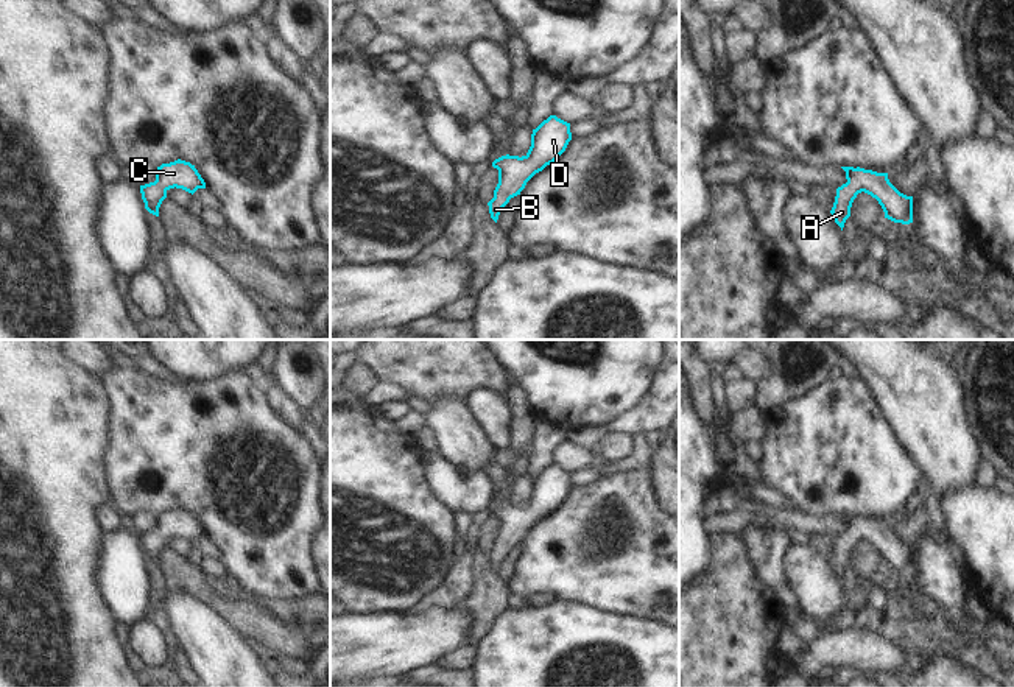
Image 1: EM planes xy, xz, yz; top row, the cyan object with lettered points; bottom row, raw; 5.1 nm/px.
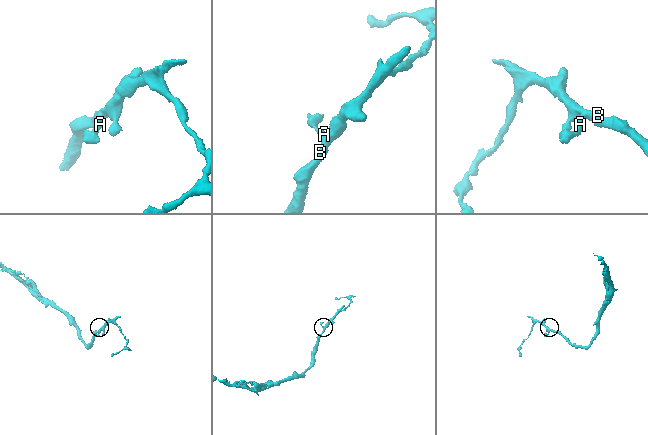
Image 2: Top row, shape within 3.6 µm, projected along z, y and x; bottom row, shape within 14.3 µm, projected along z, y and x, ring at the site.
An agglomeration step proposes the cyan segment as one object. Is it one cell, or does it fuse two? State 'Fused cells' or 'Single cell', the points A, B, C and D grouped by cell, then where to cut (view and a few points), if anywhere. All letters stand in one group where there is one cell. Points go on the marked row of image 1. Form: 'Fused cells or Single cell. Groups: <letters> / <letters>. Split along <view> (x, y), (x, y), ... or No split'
Single cell. Groups: A B C D. No split.

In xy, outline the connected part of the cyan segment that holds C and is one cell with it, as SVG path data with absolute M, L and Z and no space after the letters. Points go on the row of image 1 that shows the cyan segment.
M178 159L162 164L156 170L156 181L140 185L145 209L159 217L159 207L167 198L167 192L174 187L193 195L198 188L206 188L206 182L190 162Z

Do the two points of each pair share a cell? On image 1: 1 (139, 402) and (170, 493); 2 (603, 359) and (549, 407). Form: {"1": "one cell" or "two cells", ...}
{"1": "one cell", "2": "one cell"}

